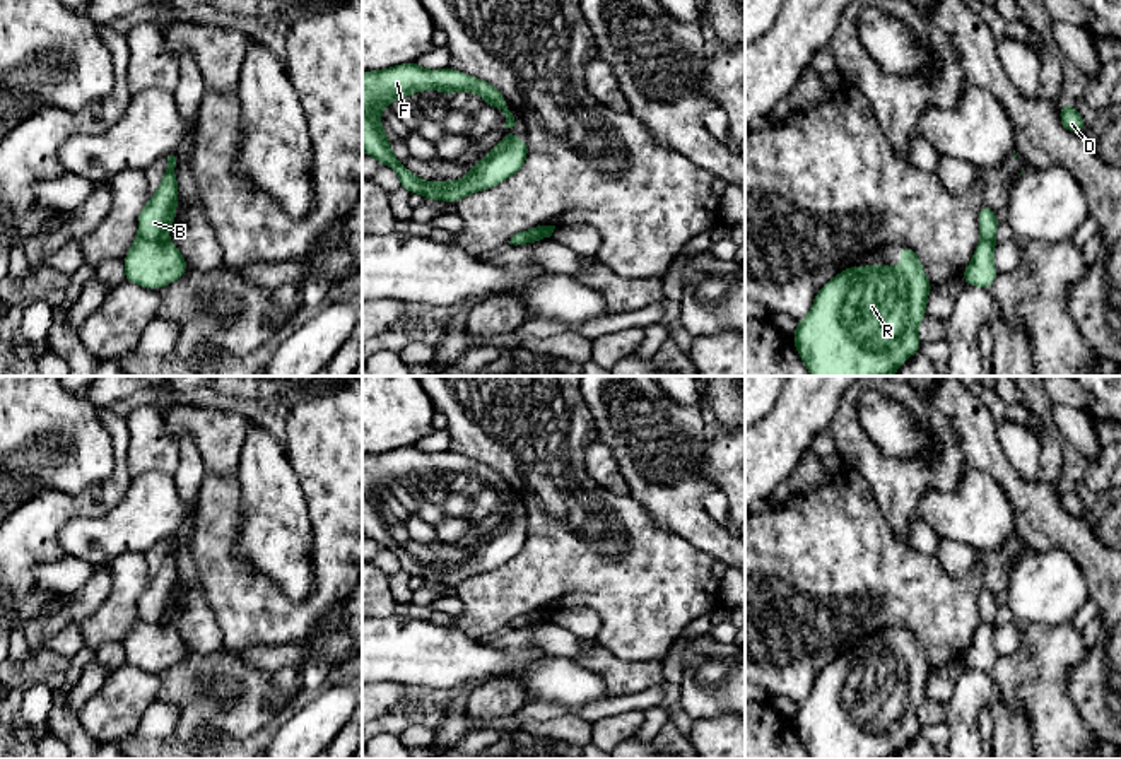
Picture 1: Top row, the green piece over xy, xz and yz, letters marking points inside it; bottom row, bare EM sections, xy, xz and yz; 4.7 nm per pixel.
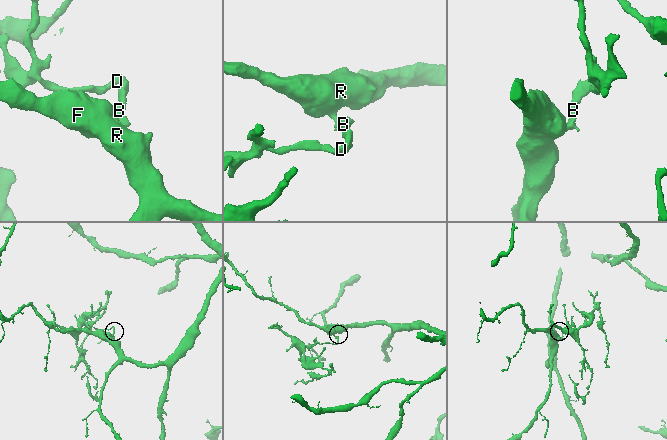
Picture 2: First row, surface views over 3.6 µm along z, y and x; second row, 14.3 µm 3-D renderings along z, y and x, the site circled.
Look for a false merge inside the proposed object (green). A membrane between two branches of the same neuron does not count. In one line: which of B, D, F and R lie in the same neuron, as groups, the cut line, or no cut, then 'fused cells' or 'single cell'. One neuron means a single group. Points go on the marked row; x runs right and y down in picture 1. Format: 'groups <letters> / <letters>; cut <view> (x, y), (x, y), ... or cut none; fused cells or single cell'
groups B D / F R; cut xy (139, 235), (149, 240), (166, 238); fused cells

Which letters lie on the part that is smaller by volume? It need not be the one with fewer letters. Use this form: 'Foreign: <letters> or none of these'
Foreign: B, D

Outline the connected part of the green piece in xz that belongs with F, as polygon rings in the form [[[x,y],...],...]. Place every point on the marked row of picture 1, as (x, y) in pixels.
[[[415,62],[402,63],[384,70],[362,74],[362,150],[383,166],[396,171],[402,188],[420,193],[427,200],[458,202],[467,195],[489,190],[516,174],[528,156],[528,145],[521,137],[506,132],[506,137],[478,162],[461,181],[446,179],[429,183],[410,173],[391,152],[388,133],[379,126],[381,109],[393,99],[405,99],[410,92],[439,91],[444,96],[467,91],[480,94],[489,106],[506,115],[506,128],[516,125],[506,106],[506,97],[497,87],[460,70],[426,70]]]

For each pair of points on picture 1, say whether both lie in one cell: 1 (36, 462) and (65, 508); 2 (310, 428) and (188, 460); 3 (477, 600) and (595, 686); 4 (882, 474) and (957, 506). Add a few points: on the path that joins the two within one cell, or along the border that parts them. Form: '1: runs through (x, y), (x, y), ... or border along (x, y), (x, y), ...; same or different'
1: border along (93, 484), (74, 494), (40, 491), (17, 508); different
2: border along (205, 472), (195, 511); different
3: border along (573, 658), (605, 682); different
4: border along (939, 488), (923, 493), (918, 515); different

